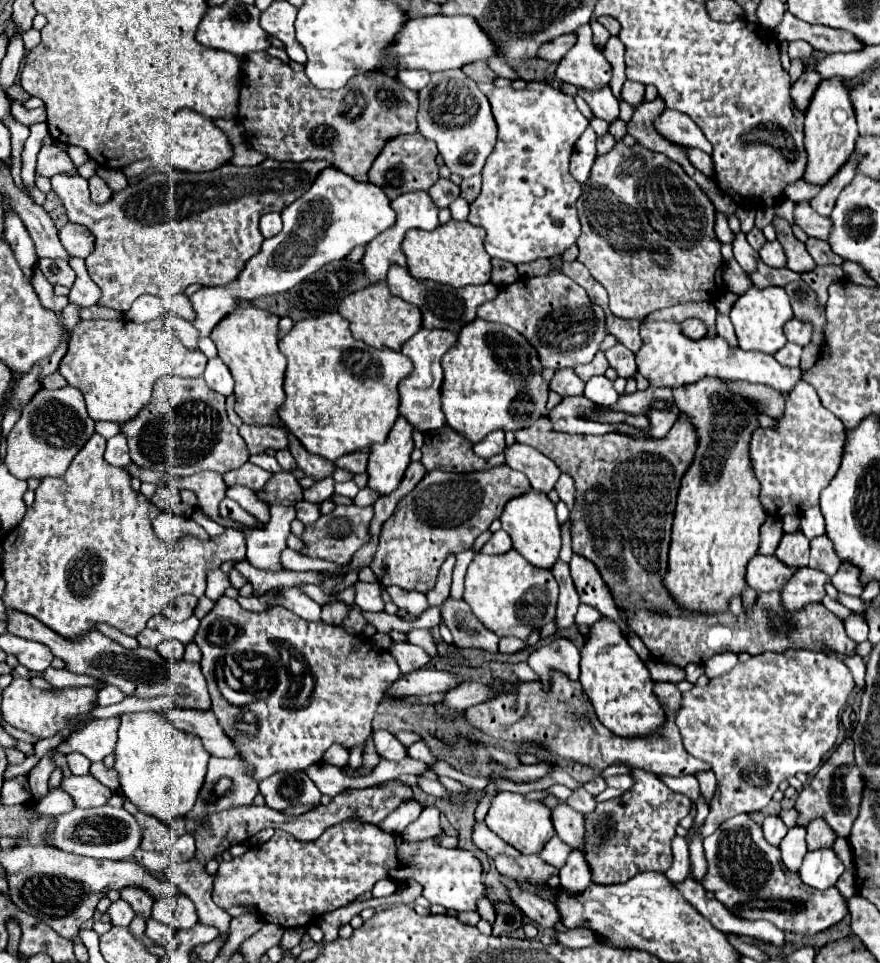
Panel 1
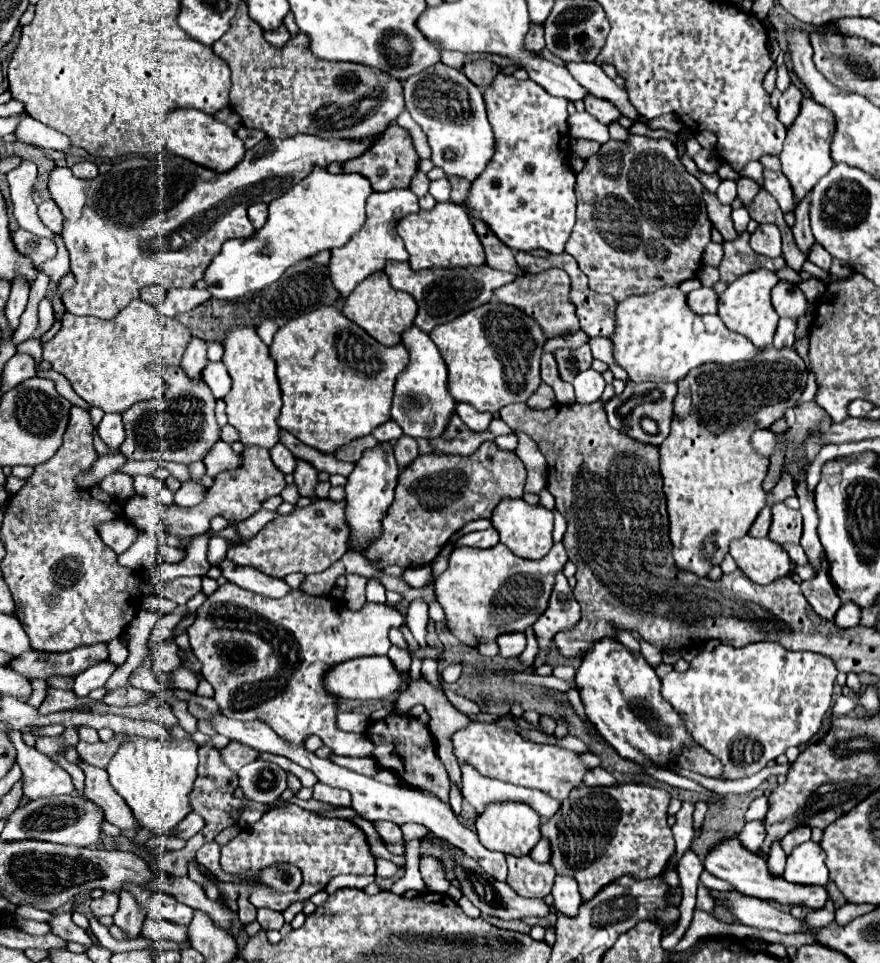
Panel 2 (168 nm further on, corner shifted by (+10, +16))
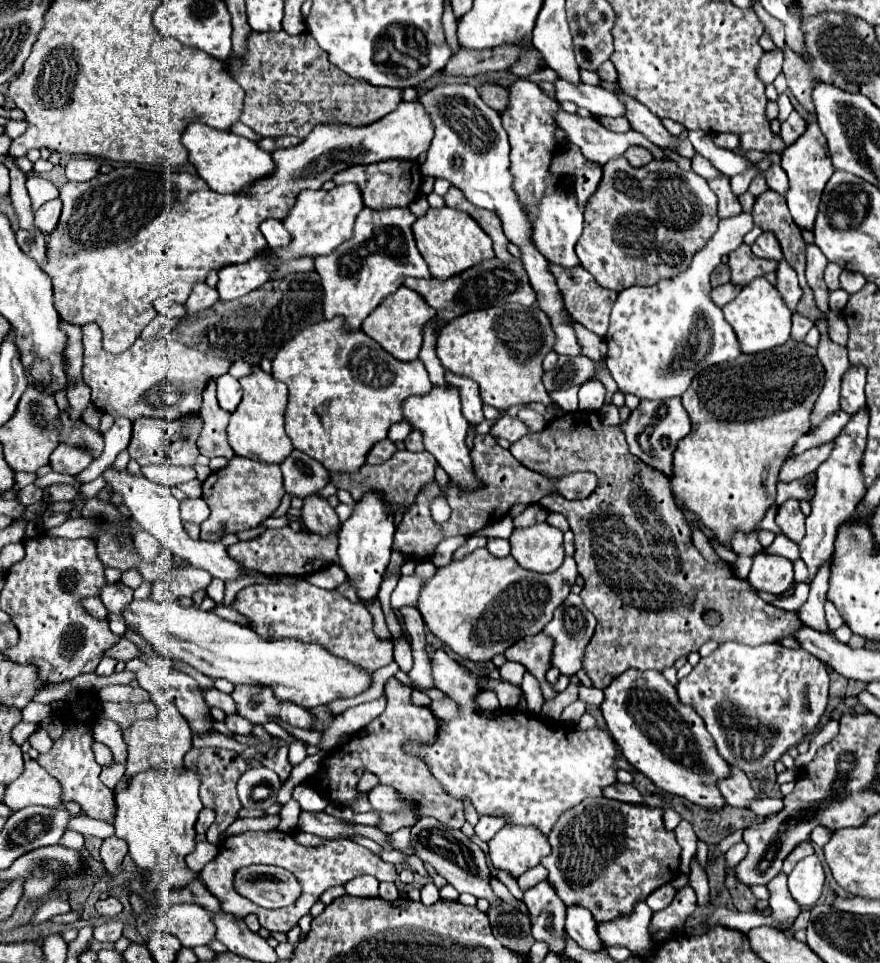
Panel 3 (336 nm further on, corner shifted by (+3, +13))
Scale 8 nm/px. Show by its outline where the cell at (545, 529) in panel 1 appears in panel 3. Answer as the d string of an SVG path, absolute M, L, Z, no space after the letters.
M548 523L514 529L510 545L516 563L534 573L552 573L564 561L562 531Z

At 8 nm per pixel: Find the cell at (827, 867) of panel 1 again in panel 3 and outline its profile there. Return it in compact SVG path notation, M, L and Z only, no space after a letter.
M816 855L804 857L788 875L788 889L794 901L802 907L812 907L824 887L824 869Z

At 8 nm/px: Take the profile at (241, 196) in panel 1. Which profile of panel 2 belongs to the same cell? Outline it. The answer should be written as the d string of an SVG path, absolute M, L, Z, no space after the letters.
M295 134L285 140L265 138L261 144L245 152L241 164L229 172L213 172L181 156L165 154L157 158L135 156L121 160L107 174L95 180L81 180L73 176L71 168L55 166L49 174L49 194L61 208L65 226L61 238L71 256L71 272L77 284L63 294L63 306L73 314L89 314L103 320L115 318L139 290L147 284L159 284L165 290L191 288L193 282L203 278L203 270L221 252L225 240L249 238L255 228L247 220L247 208L257 202L271 202L283 196L293 184L305 178L311 166L329 166L331 162L347 162L363 154L377 138L371 140L323 140L319 136Z

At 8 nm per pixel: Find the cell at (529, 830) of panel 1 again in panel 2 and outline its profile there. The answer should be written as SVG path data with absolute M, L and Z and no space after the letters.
M505 800L505 804L489 804L485 808L485 812L477 818L475 822L477 826L477 836L479 842L489 848L489 850L497 850L503 854L513 854L513 856L523 856L527 852L533 850L533 846L539 842L541 838L541 816L527 808L527 804L521 802L513 802L513 800Z

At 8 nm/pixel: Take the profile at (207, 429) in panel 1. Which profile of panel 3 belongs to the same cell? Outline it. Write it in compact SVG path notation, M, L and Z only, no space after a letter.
M136 419L132 429L132 441L128 445L128 453L138 465L154 465L154 463L166 463L172 461L174 465L194 465L196 457L200 455L196 447L196 439L202 429L202 419L180 419L174 423L162 421L162 419Z

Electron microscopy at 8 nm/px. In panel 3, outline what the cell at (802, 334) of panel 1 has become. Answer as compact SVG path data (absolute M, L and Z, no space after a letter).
M782 259L778 261L778 269L776 269L776 285L774 285L784 303L790 307L790 311L796 309L796 303L800 301L800 295L802 295L802 289L798 285L798 279L796 279L796 271Z

